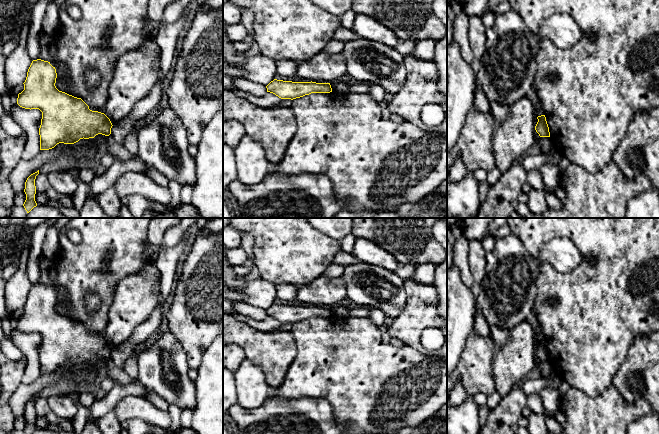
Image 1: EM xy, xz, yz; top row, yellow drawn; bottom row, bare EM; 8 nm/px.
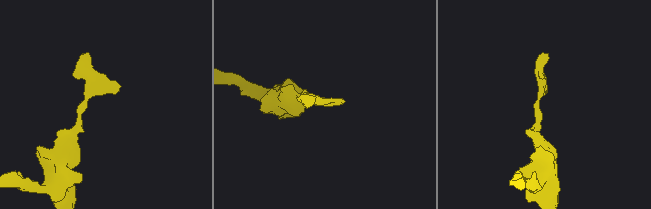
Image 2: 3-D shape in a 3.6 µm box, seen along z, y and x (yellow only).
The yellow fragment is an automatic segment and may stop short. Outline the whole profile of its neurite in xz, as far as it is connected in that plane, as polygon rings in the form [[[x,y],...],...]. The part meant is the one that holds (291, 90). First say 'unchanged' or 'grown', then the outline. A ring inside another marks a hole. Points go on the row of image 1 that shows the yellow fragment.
unchanged; [[[274,79],[267,86],[267,92],[273,93],[281,99],[296,99],[311,93],[330,93],[330,83],[292,82]]]

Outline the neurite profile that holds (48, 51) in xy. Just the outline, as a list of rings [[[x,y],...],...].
[[[44,32],[38,35],[37,40],[40,47],[38,59],[48,61],[56,69],[57,77],[60,77],[66,82],[70,82],[67,68],[64,64],[61,64],[56,57],[57,50],[54,44],[55,38],[56,36]]]

